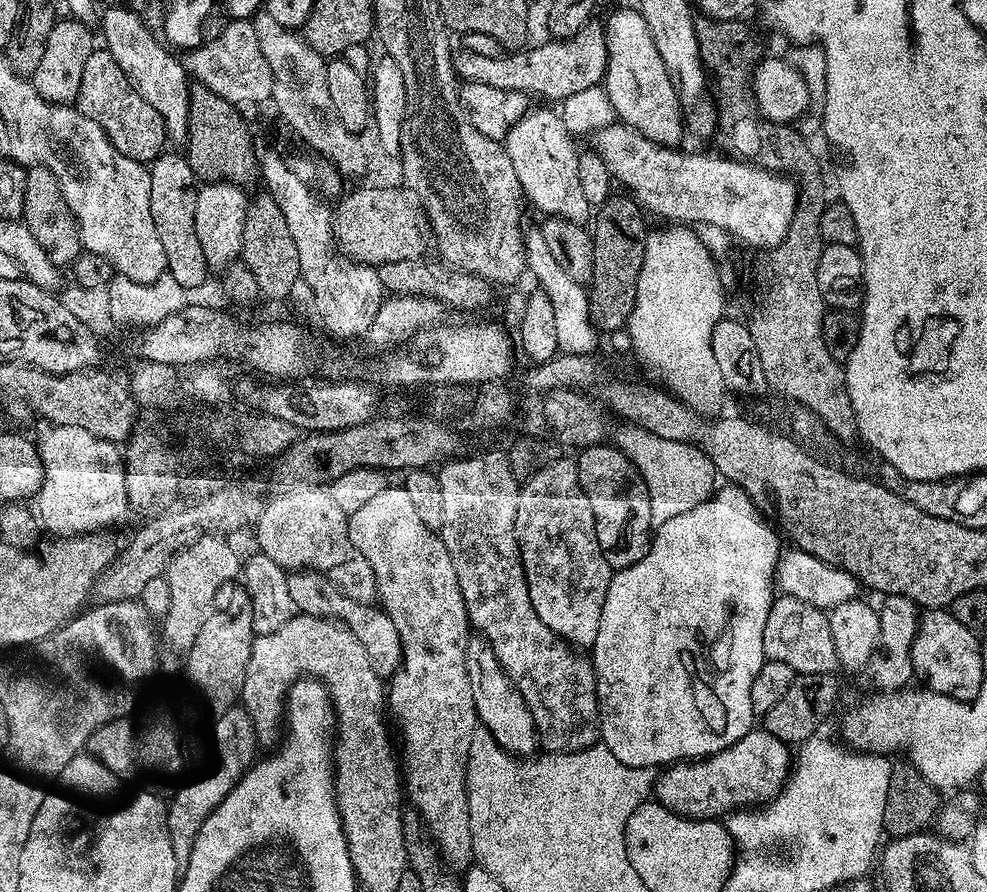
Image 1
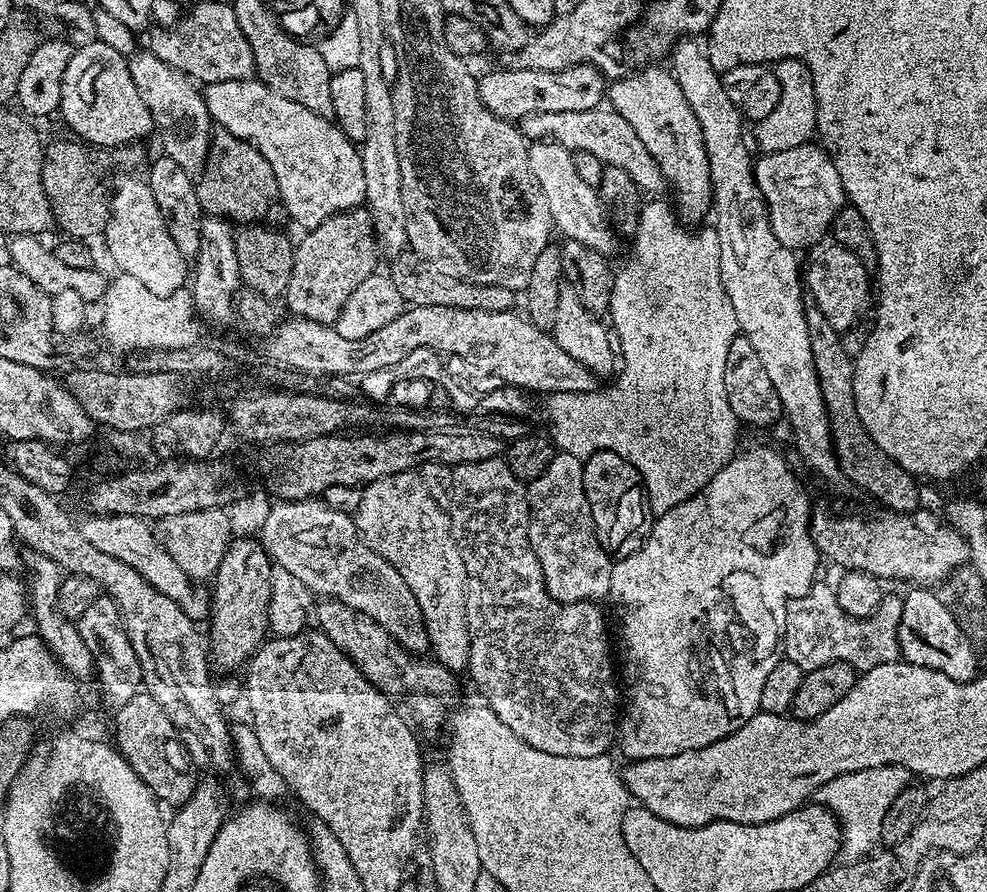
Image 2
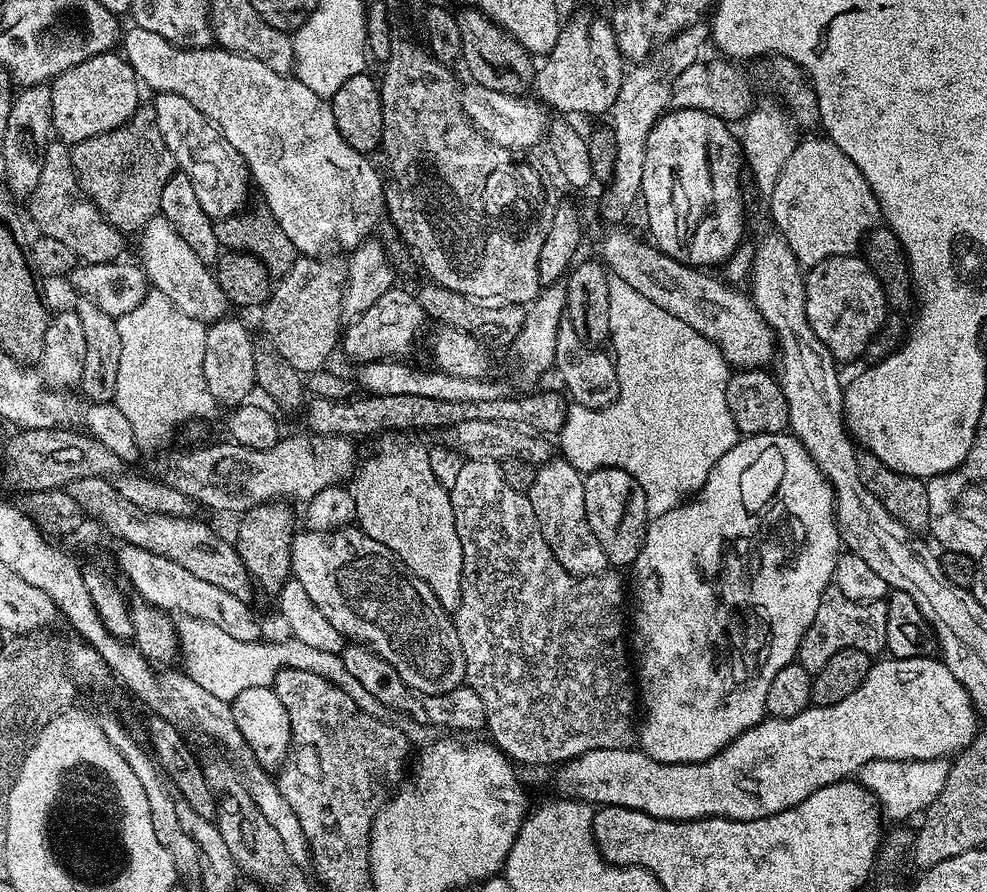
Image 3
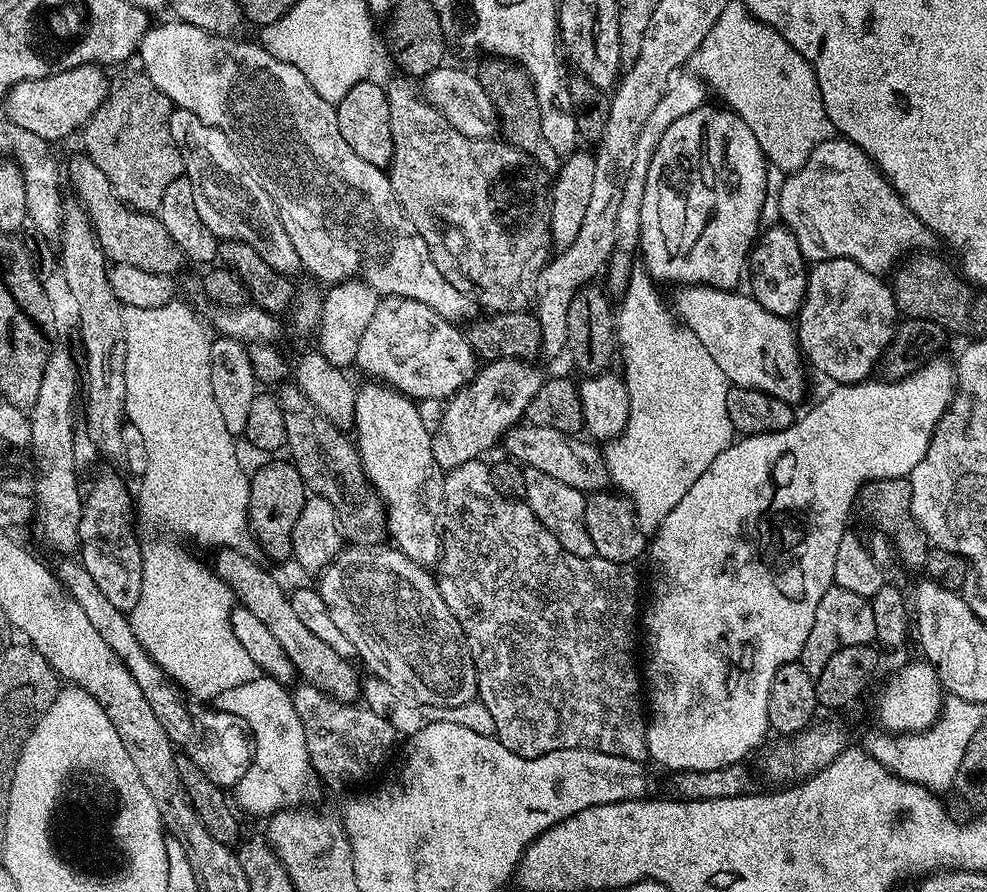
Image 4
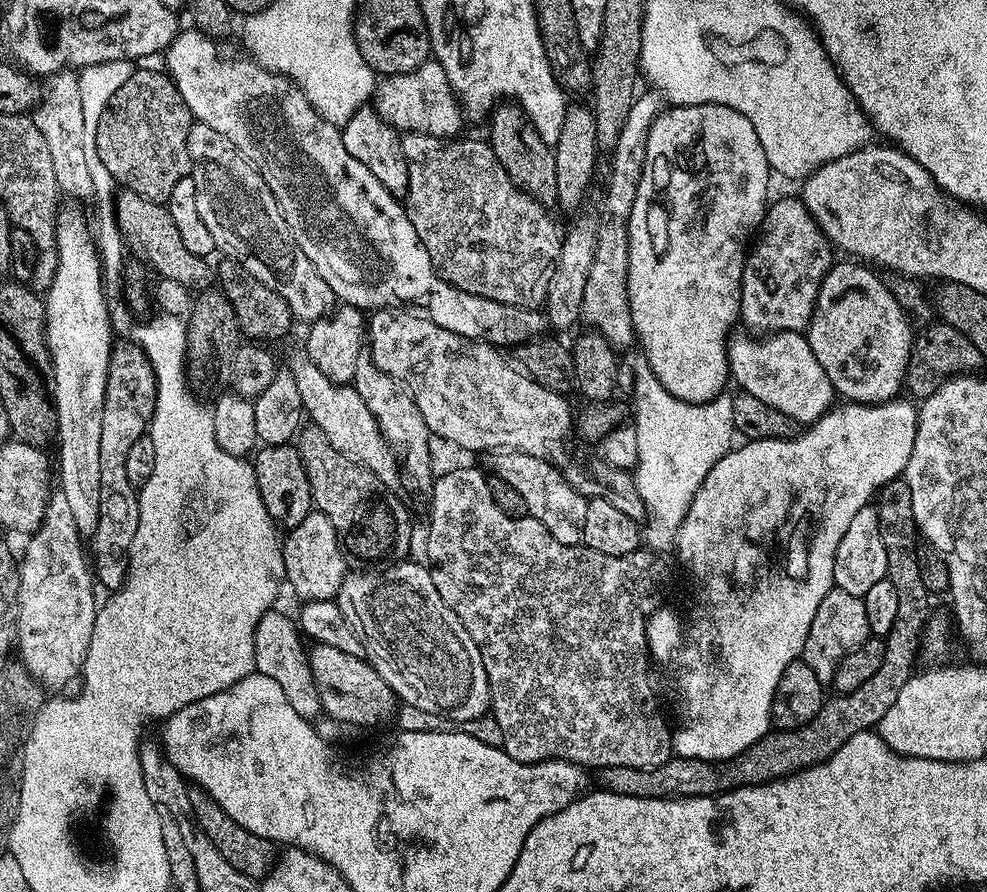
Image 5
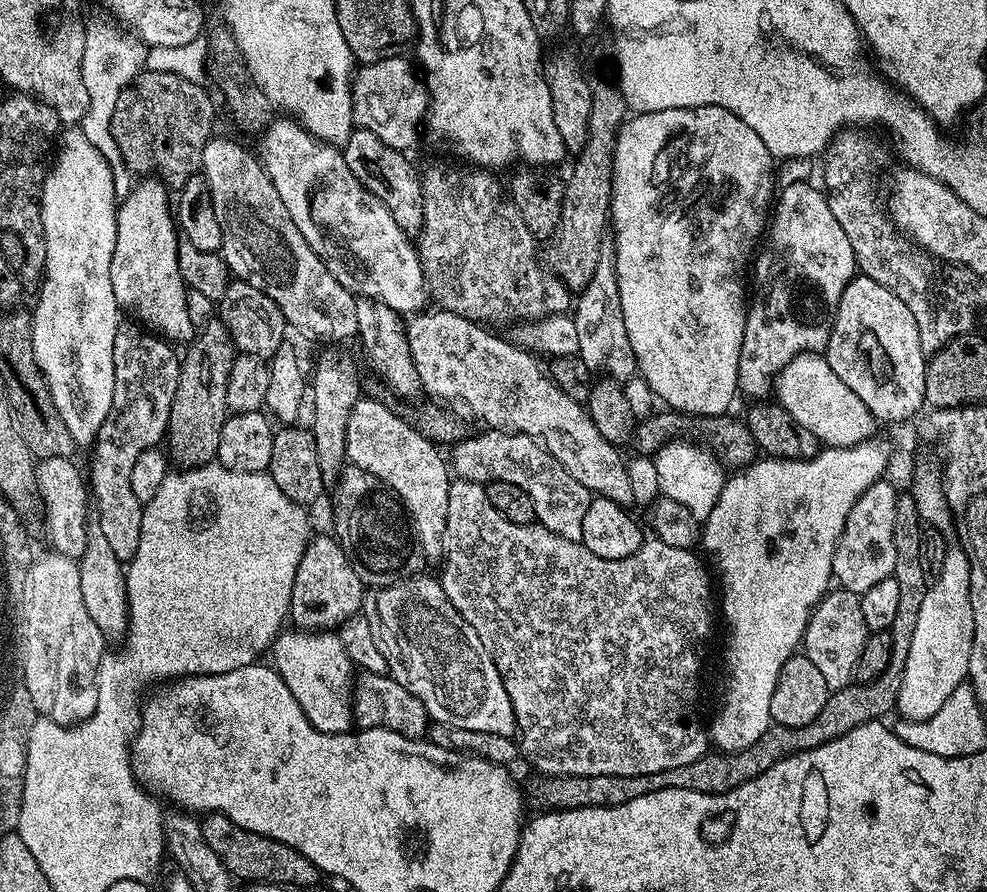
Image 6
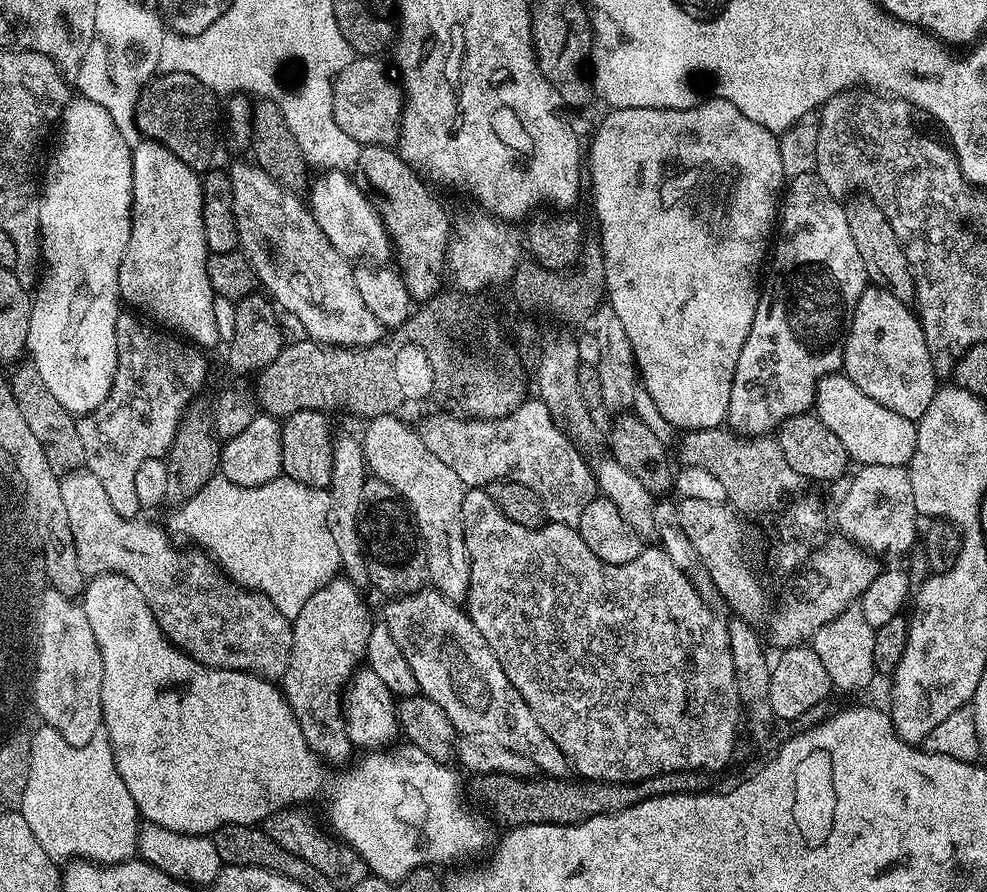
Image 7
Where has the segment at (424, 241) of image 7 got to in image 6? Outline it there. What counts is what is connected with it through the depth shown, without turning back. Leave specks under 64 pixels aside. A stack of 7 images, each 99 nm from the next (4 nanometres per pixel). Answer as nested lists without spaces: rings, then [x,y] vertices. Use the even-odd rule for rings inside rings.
[[[365,128],[353,130],[342,151],[346,158],[346,166],[350,166],[350,174],[354,174],[354,178],[358,178],[358,182],[362,182],[362,186],[370,190],[370,194],[374,194],[374,198],[378,198],[382,206],[386,206],[386,210],[390,210],[390,218],[398,222],[400,229],[409,234],[419,233],[424,226],[422,218],[424,195],[420,189],[420,176],[412,169],[411,162],[407,160],[409,157],[386,146],[382,138],[376,137]]]

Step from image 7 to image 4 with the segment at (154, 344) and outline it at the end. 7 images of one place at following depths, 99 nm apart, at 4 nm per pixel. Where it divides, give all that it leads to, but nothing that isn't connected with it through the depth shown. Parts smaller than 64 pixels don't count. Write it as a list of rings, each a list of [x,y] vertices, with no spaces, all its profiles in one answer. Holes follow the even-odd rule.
[[[112,470],[104,471],[85,495],[79,520],[78,556],[98,589],[118,611],[128,614],[142,594],[143,549],[134,544],[132,530],[134,496],[123,478]]]

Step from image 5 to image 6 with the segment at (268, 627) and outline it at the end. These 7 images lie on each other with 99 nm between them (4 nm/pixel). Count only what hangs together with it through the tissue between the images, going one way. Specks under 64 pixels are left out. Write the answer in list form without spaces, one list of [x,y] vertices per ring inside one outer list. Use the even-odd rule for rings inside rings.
[[[328,630],[281,631],[270,645],[271,667],[290,686],[306,718],[320,732],[344,734],[353,727],[354,665],[343,644]]]

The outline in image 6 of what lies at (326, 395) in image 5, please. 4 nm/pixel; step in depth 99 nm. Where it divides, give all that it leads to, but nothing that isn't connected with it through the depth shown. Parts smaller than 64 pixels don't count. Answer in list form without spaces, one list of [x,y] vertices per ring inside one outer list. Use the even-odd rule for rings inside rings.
[[[362,398],[354,406],[346,426],[344,455],[351,467],[374,474],[374,478],[381,480],[396,493],[405,513],[410,517],[421,553],[429,561],[439,561],[444,554],[450,468],[445,457],[444,460],[440,457],[441,449],[424,437],[419,428],[409,421],[408,424],[398,413],[391,412],[382,401]]]

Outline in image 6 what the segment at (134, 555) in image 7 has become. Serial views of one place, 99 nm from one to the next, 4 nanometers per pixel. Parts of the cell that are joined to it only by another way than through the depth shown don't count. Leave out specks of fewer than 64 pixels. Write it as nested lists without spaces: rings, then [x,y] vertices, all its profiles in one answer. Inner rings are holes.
[[[55,456],[40,460],[36,464],[36,491],[39,503],[44,503],[44,520],[48,523],[48,532],[52,535],[55,551],[65,556],[78,558],[84,552],[86,529],[89,527],[90,488],[85,477],[80,477],[73,461],[67,456]]]

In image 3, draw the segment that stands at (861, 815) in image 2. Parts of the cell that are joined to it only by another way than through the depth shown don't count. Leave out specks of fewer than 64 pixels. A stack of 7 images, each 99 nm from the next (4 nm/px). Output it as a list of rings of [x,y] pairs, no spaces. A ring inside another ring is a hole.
[[[941,758],[938,760],[871,760],[866,762],[866,766],[862,766],[858,773],[859,783],[865,788],[871,790],[873,796],[876,797],[877,804],[880,805],[881,813],[885,817],[888,816],[894,820],[892,822],[904,822],[907,816],[923,813],[934,802],[934,798],[938,798],[938,794],[942,794],[942,786],[946,786],[946,778],[948,777],[949,761]]]

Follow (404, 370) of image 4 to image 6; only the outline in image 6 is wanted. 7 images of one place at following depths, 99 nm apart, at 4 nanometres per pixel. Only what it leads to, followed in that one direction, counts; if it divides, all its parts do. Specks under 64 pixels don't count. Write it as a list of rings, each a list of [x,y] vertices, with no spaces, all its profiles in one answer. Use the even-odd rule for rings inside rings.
[[[435,310],[436,312],[421,311],[419,314],[413,315],[406,324],[406,335],[408,338],[408,355],[412,357],[412,365],[416,368],[416,376],[420,379],[420,388],[428,391],[433,396],[433,401],[443,402],[445,405],[461,404],[466,411],[472,416],[477,416],[484,423],[483,427],[488,430],[497,432],[521,432],[523,436],[528,436],[532,440],[537,440],[551,456],[560,463],[564,469],[574,478],[578,478],[578,482],[582,482],[582,486],[586,486],[589,492],[597,496],[605,496],[610,498],[610,502],[618,502],[619,504],[628,506],[633,503],[632,487],[630,486],[630,476],[626,465],[625,457],[620,457],[621,449],[617,445],[612,444],[606,438],[602,438],[602,434],[598,430],[598,426],[594,426],[594,422],[590,418],[587,407],[578,402],[574,402],[574,398],[570,398],[570,394],[566,394],[556,385],[556,381],[552,379],[547,371],[540,369],[540,364],[535,355],[529,352],[527,348],[519,348],[517,344],[512,343],[511,339],[495,336],[492,332],[487,332],[483,323],[475,320],[468,320],[465,316],[459,316],[453,312],[445,312],[443,310]]]

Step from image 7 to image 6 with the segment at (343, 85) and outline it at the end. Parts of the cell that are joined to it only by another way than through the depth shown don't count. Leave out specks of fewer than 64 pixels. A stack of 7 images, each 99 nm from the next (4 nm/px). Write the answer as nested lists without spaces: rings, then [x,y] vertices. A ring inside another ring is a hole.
[[[407,55],[391,56],[363,65],[352,82],[353,125],[370,130],[376,137],[382,138],[386,146],[403,153],[414,147],[416,139],[422,136],[422,125],[428,115],[427,83],[418,75],[413,61],[408,59]]]

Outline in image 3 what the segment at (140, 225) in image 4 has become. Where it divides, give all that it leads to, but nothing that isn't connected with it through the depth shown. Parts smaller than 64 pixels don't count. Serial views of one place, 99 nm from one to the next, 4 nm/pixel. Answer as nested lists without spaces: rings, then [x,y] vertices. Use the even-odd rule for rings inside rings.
[[[63,142],[49,143],[44,150],[44,162],[40,165],[38,186],[32,191],[32,220],[40,227],[39,231],[50,238],[58,238],[65,246],[70,246],[74,255],[86,264],[105,264],[107,260],[115,260],[124,248],[125,233],[104,217],[96,203],[89,200],[80,181],[72,171],[72,154],[69,145]]]

